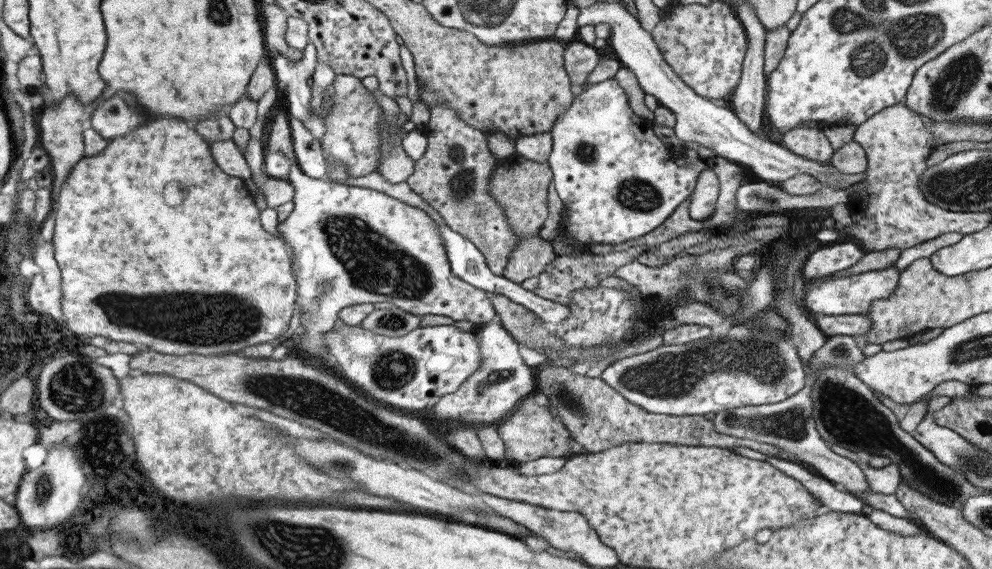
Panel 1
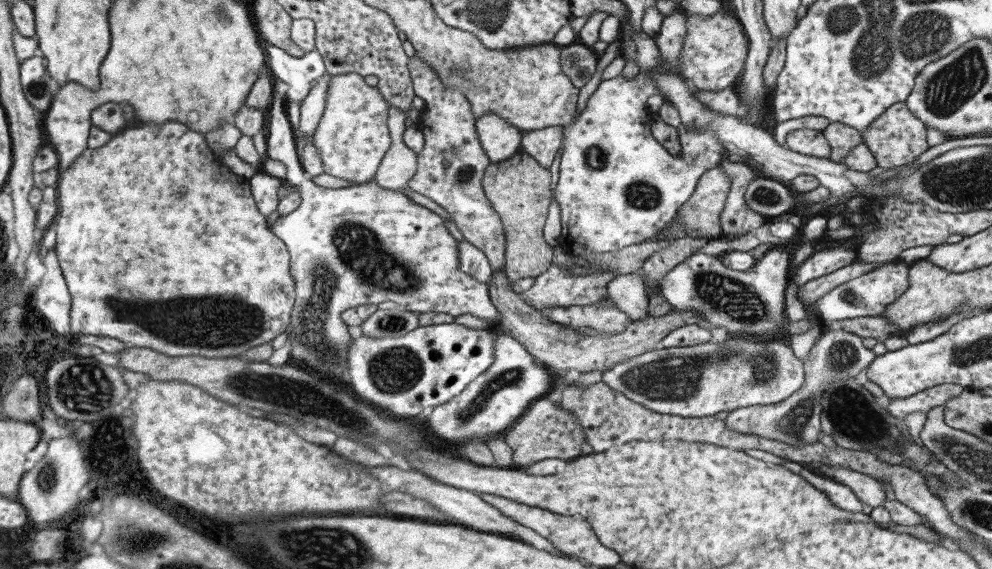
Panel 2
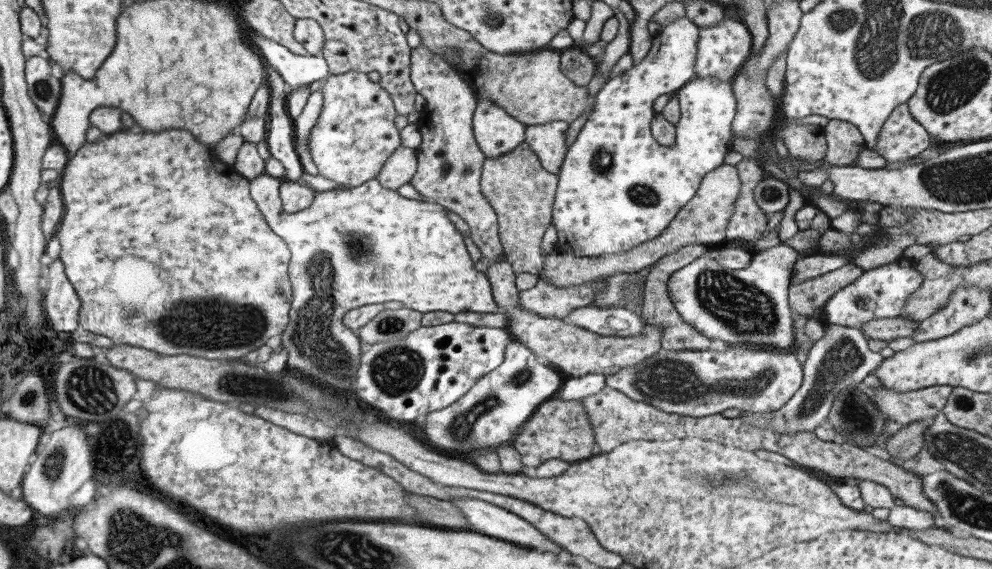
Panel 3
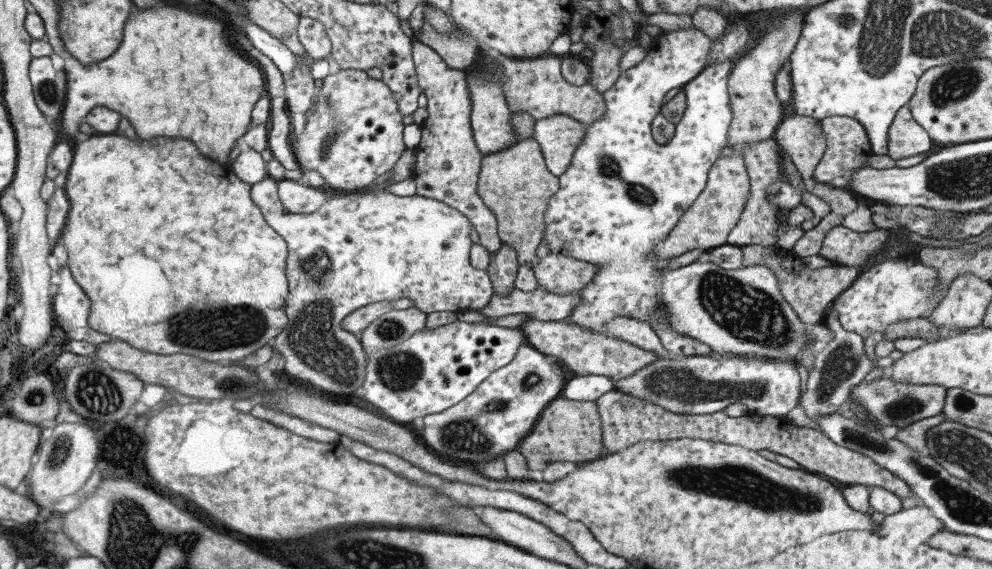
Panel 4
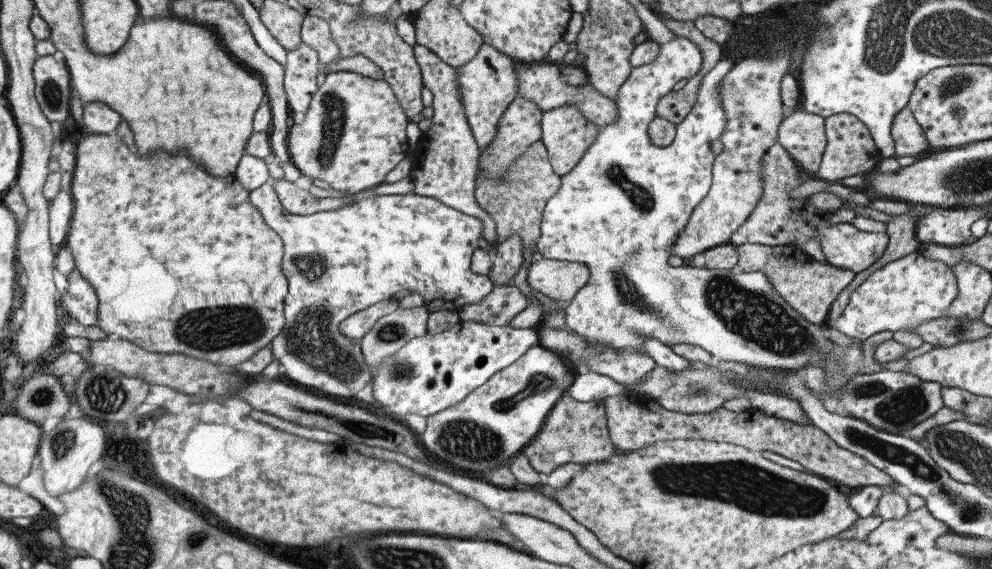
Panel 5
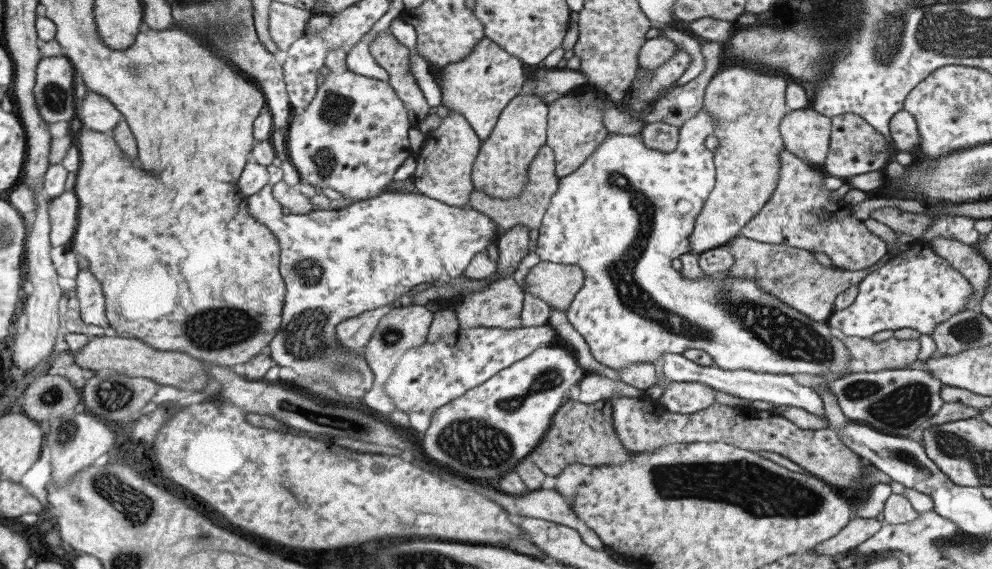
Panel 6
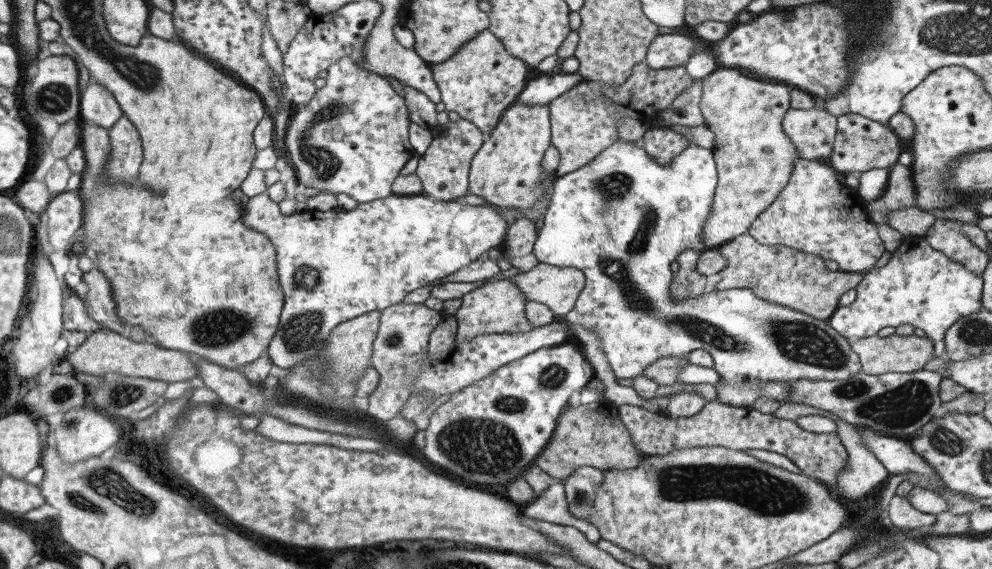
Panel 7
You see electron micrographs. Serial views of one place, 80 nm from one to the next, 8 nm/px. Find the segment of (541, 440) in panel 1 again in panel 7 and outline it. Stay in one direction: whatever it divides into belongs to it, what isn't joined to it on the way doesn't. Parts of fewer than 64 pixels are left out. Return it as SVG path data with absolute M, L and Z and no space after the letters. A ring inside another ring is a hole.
M599 400L577 408L568 405L559 415L551 439L533 464L550 477L563 480L579 467L591 467L603 472L639 467L639 460L643 456L639 450L635 450L627 429L618 417L616 406Z

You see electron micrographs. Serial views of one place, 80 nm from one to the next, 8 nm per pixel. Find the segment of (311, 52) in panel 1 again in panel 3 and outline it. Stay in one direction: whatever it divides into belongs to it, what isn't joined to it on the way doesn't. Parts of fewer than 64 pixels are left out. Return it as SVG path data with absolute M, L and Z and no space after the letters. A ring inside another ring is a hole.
M253 34L251 42L259 49L264 62L283 79L287 90L299 88L304 84L323 81L328 75L328 66L321 54L299 56L269 38Z

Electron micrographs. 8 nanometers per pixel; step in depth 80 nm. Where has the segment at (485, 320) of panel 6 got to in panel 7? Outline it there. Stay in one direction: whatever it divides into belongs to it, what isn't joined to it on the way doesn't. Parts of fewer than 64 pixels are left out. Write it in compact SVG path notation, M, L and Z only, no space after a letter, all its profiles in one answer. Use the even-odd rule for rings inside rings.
M506 278L480 284L461 297L461 304L455 311L456 335L454 336L454 346L459 347L466 340L471 340L480 334L527 332L531 330L534 326L524 315L526 301L524 294L516 287L516 284Z

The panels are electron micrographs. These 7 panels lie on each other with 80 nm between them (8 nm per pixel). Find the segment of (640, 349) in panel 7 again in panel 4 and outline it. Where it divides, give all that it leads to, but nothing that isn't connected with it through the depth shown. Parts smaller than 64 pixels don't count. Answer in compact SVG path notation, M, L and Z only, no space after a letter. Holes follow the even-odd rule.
M693 26L687 28L677 28L673 32L661 32L655 36L649 45L647 56L639 61L639 64L628 68L621 72L619 78L609 87L609 90L601 94L604 104L604 114L600 116L599 120L592 122L586 127L585 136L575 149L571 157L567 170L558 176L558 189L549 197L547 206L544 210L544 227L542 230L542 240L547 243L547 248L551 254L561 253L563 256L570 256L575 260L581 260L594 264L596 266L593 278L580 291L579 302L573 307L570 315L565 318L565 322L569 322L595 332L606 332L606 322L609 322L616 316L628 316L628 318L636 318L637 320L647 322L648 318L654 314L654 307L656 302L662 304L664 312L666 312L666 319L670 328L674 332L684 334L697 342L706 344L711 351L716 354L727 354L731 356L754 356L755 358L766 358L767 360L793 360L796 361L803 347L810 340L810 334L805 332L804 323L799 320L799 317L793 312L793 309L785 302L781 296L778 280L775 278L774 272L763 264L753 264L747 267L737 269L724 269L712 262L693 261L692 263L677 267L675 269L656 268L656 256L652 255L654 246L663 241L674 226L679 222L682 214L689 208L690 204L699 196L699 193L704 189L707 180L707 173L715 160L721 158L719 150L726 146L727 129L731 120L731 107L729 101L729 94L727 93L727 79L730 73L729 63L717 63L713 67L706 66L706 55L708 54L708 47L710 38L703 35L699 30ZM681 87L683 96L685 96L685 108L679 122L674 125L674 135L667 144L657 144L652 139L650 133L650 124L653 117L659 112L661 100L665 97L672 88Z

